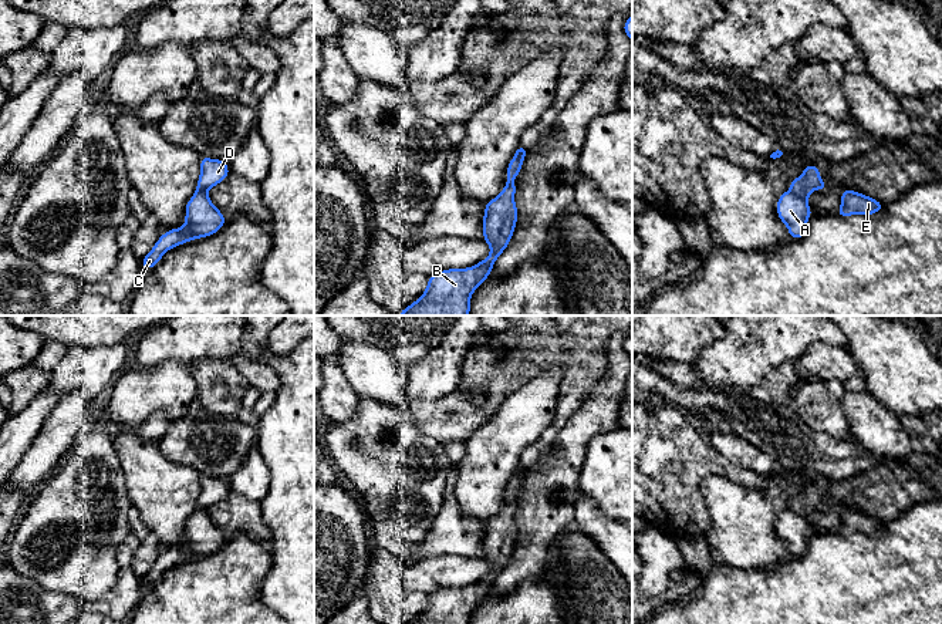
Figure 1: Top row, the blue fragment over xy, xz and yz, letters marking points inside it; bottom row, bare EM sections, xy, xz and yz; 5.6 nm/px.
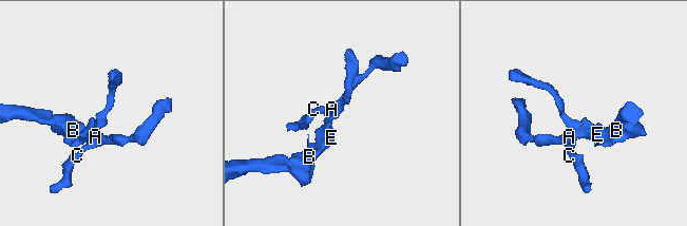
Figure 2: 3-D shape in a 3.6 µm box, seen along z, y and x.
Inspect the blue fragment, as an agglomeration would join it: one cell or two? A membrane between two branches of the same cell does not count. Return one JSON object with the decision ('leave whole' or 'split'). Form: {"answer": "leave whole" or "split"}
{"answer": "split"}

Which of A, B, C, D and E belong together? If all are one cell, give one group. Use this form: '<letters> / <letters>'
A C / B D E

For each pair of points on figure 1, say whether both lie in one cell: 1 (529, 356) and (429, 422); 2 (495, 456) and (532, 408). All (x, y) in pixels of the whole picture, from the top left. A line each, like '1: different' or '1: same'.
1: same
2: same

